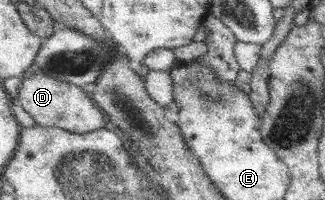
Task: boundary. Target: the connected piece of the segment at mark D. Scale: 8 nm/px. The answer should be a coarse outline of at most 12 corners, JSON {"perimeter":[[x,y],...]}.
{"perimeter":[[43,70],[17,102],[36,125],[84,135],[105,129],[86,90]]}

